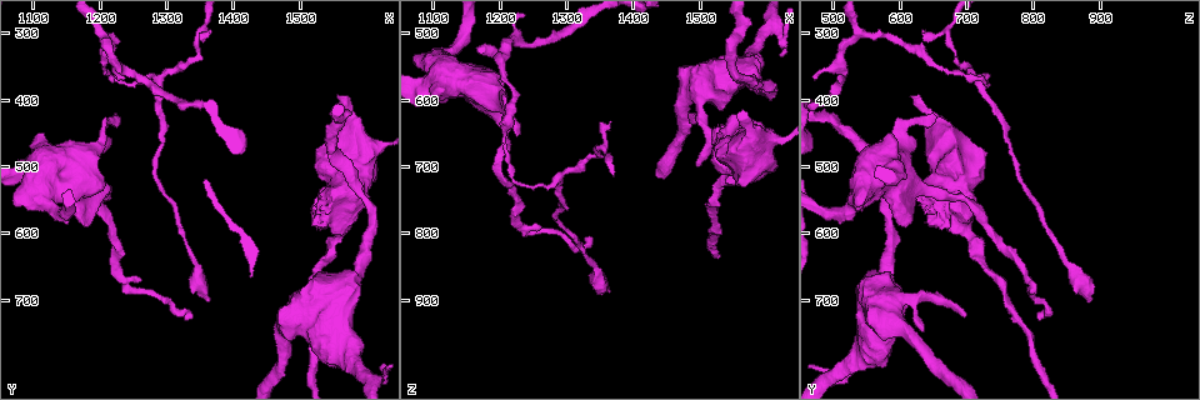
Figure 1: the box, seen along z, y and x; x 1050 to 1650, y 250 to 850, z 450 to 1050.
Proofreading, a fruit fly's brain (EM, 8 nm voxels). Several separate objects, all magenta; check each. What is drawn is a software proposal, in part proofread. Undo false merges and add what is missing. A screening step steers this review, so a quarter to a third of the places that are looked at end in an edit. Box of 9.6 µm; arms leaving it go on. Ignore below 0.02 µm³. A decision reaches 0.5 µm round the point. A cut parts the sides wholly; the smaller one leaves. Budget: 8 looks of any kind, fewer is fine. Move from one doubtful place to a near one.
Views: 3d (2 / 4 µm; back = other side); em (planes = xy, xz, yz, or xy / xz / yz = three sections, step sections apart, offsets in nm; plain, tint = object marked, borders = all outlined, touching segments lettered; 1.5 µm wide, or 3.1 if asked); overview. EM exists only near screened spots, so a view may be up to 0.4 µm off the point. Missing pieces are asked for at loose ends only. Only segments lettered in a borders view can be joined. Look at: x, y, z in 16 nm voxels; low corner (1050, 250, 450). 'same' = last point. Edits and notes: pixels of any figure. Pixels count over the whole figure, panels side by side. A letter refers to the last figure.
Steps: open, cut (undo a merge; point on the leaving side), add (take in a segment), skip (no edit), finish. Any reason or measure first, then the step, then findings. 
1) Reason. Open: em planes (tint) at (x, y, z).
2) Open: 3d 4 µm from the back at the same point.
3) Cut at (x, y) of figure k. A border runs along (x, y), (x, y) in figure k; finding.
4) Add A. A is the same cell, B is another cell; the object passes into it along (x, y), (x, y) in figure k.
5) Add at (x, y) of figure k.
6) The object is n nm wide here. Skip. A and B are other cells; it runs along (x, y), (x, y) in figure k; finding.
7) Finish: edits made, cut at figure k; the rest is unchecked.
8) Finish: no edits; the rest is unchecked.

Stops while still wide. Open: em planes (borders) at (1175, 590, 615).

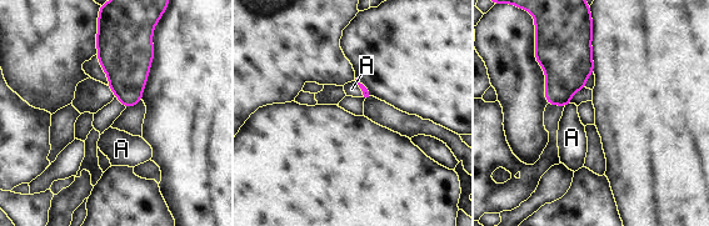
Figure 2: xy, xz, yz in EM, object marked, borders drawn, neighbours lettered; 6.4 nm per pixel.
Skip. A is another cell; a border runs along (354, 80), (362, 91), (362, 96) in figure 2; none of them fits.

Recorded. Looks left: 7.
Calibre changes. Open: em yz step 8 (tint) at (1550, 610, 710).

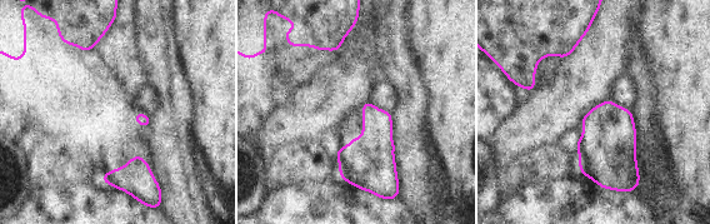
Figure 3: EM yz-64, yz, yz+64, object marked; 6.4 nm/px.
Open: em planes (borders) at the same point.

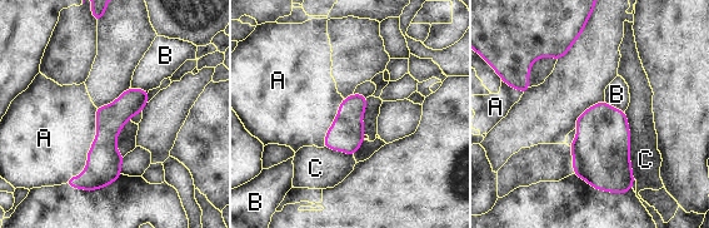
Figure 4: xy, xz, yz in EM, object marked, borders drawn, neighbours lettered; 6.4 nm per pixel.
Skip. A, B and C are other cells; continuous, no second cell.

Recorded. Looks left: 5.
Stops while still wide. Open: 3d 2 µm at (1555, 390, 620).

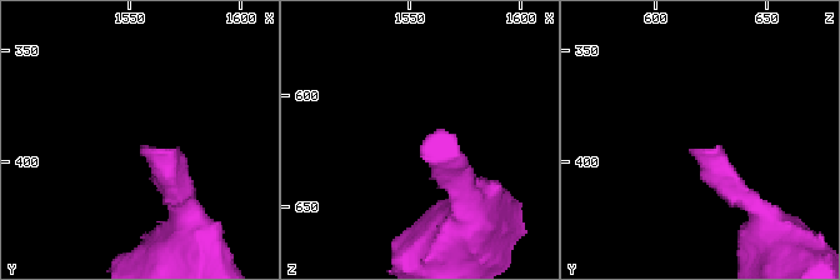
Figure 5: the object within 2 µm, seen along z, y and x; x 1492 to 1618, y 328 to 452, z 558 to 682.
Open: em yz step 8 (tint) at (1558, 396, 618).

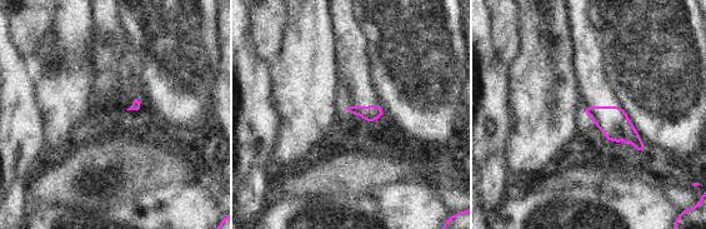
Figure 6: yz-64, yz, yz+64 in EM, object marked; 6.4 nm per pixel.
Open: em yz step 8 (borders) at the same point.

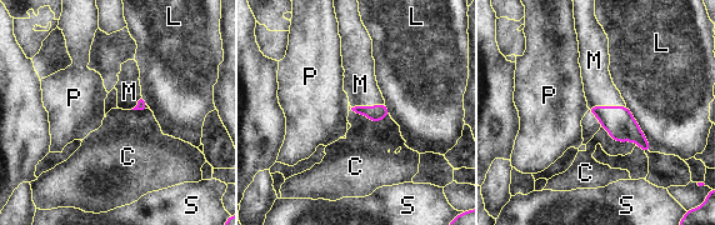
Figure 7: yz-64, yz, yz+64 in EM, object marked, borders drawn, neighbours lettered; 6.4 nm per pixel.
Add M. M is the same cell, C, L, P and S are other cells; the cell continues.

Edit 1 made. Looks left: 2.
Finish: edits made, add at figure 7; the rest is unchecked.

